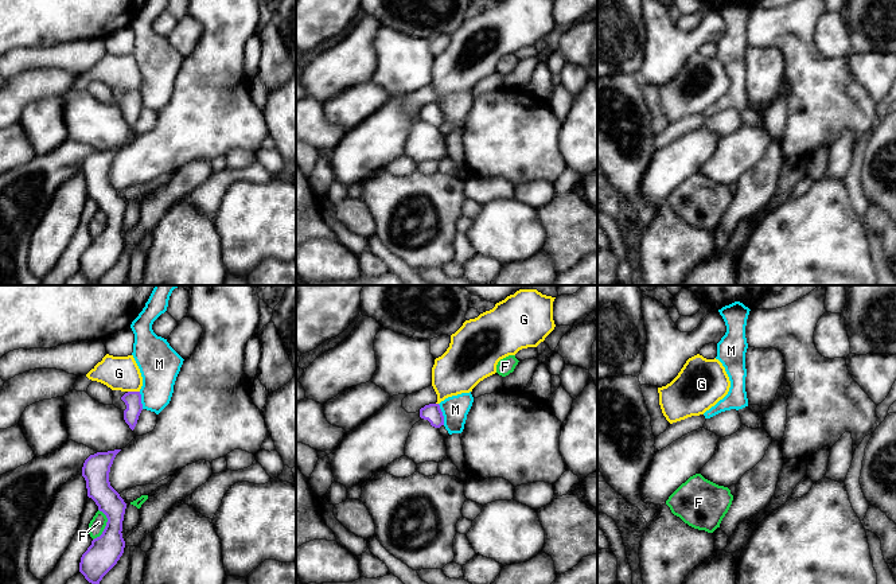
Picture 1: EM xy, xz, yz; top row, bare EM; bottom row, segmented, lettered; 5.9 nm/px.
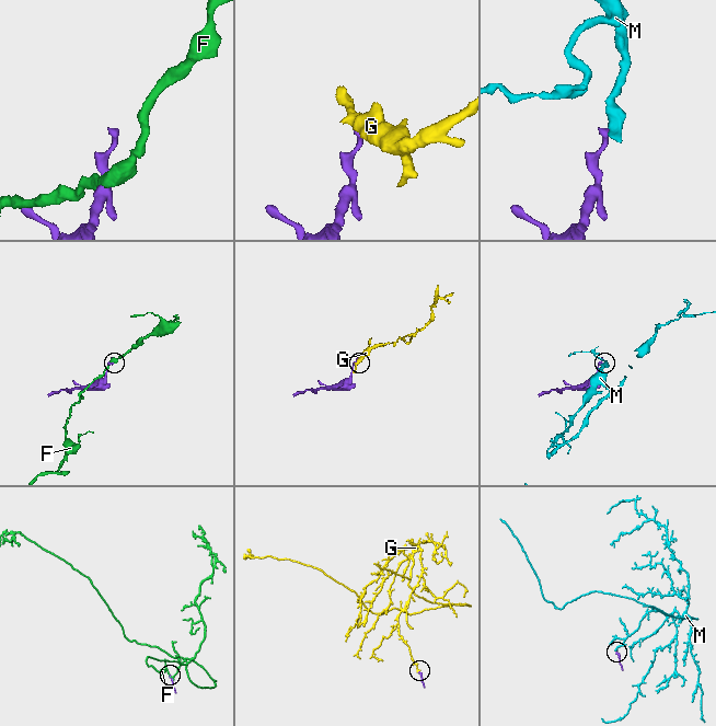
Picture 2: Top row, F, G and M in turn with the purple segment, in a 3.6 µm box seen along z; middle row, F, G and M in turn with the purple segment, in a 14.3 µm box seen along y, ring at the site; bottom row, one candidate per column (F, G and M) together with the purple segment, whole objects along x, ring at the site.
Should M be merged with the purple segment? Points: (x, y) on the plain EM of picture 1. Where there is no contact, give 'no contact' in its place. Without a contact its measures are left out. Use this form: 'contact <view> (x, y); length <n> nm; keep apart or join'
contact xz (441, 113); length 130 nm; keep apart

